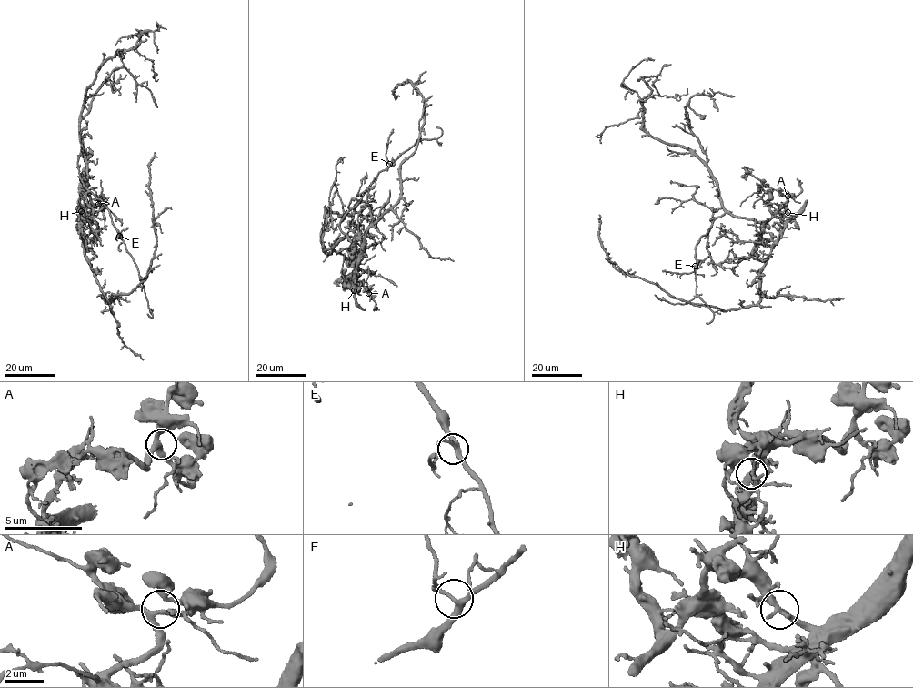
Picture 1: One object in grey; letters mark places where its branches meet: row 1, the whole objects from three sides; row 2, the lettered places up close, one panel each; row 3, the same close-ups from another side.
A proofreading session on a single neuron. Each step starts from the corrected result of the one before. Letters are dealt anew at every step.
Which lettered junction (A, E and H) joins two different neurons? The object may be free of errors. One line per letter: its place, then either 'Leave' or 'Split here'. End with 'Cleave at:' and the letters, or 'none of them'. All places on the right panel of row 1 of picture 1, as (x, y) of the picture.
A: Place: (787, 196). Leave
E: Place: (695, 266). Leave
H: Place: (787, 212). Split here
Cleave at: H

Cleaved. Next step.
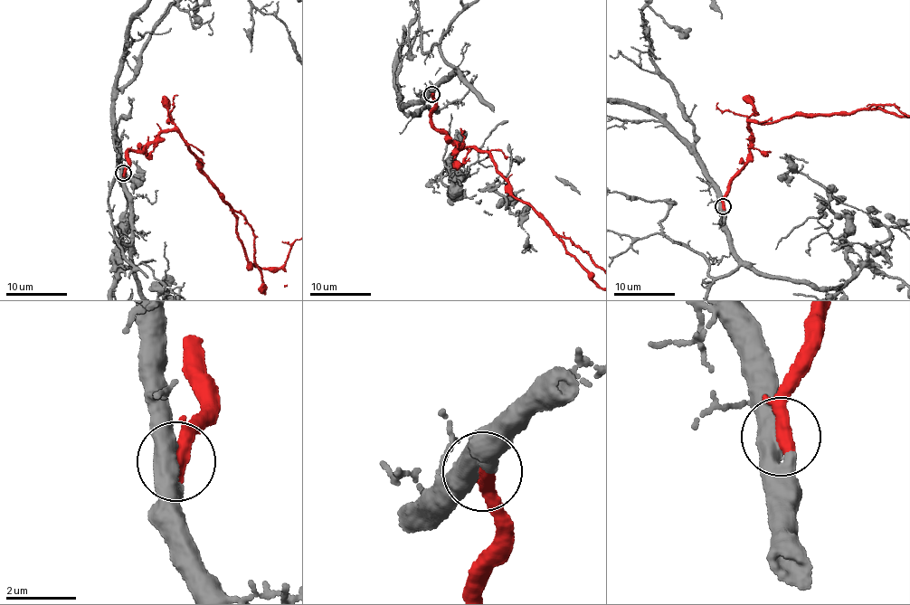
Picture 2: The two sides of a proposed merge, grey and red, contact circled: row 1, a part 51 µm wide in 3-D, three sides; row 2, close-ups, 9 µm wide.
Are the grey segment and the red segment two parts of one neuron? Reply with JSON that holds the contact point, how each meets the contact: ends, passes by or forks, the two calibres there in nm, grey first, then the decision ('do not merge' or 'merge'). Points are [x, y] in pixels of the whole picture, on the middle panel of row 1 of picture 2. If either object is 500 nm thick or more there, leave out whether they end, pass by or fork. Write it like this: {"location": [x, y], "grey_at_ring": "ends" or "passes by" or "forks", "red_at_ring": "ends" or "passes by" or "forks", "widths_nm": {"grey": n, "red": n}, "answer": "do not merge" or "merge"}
{"location": [431, 94], "widths_nm": {"grey": 500, "red": 320}, "answer": "merge"}

